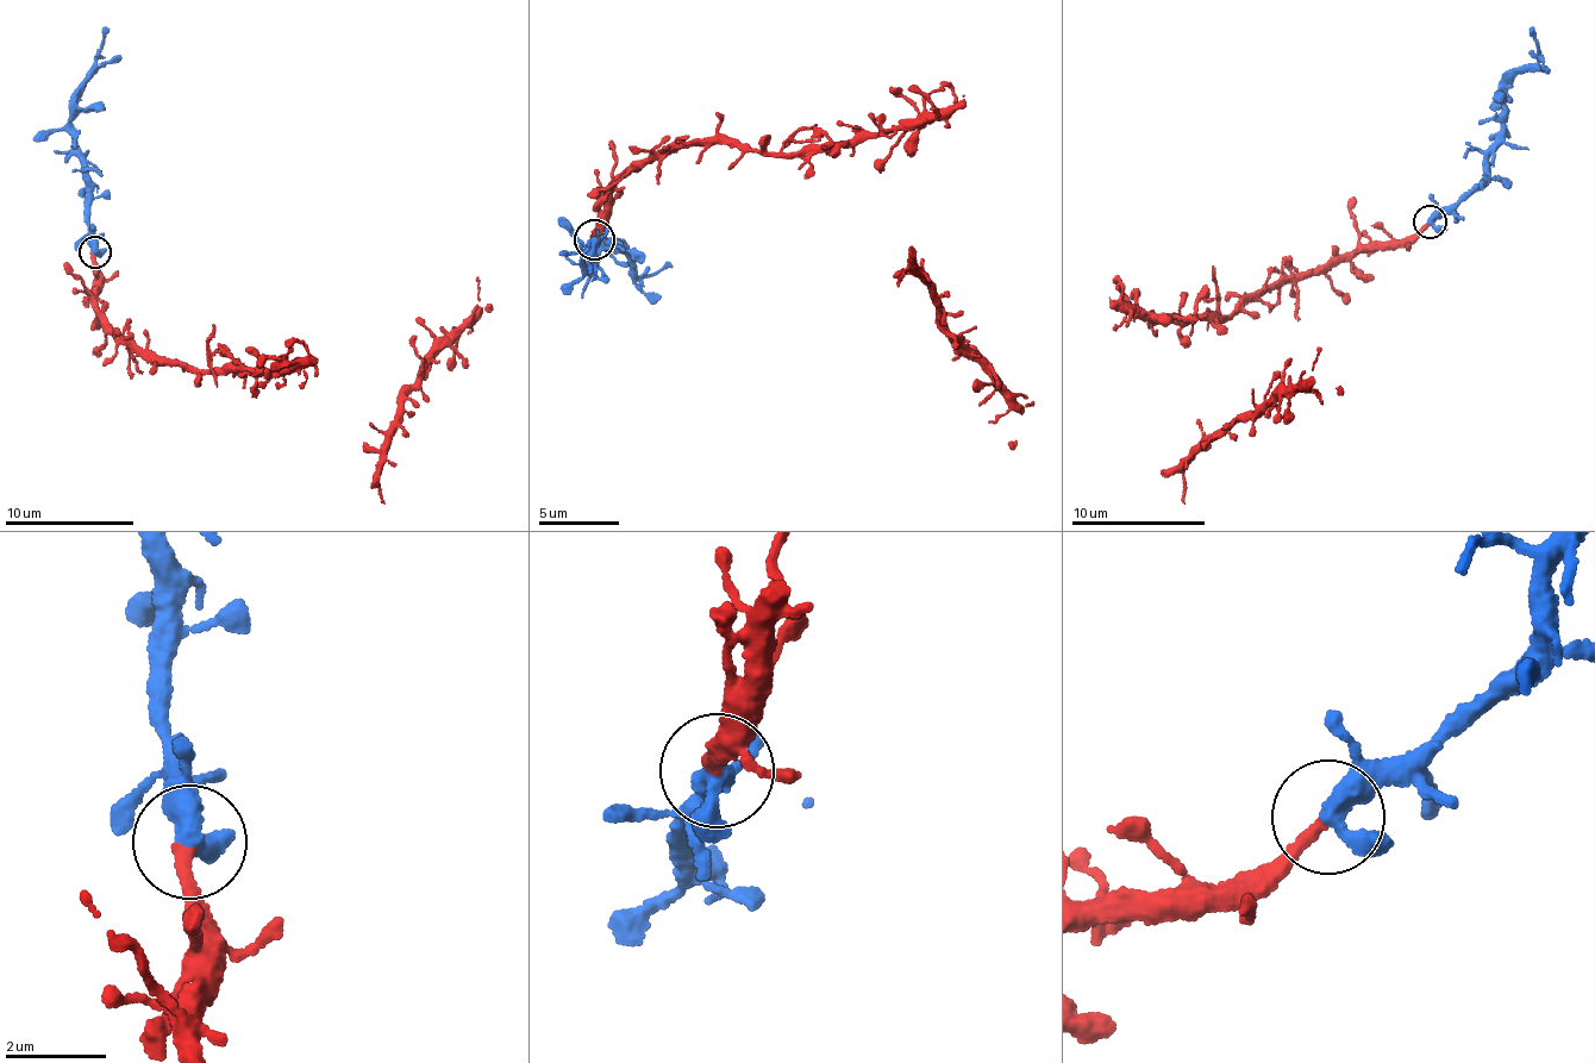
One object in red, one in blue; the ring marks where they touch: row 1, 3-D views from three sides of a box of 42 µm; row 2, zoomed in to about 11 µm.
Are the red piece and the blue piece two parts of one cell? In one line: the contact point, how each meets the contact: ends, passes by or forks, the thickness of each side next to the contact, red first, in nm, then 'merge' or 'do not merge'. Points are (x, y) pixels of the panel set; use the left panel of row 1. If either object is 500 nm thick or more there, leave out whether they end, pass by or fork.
place (94, 251); red ends; blue passes by; calibres 280 and 400 nm; merge

